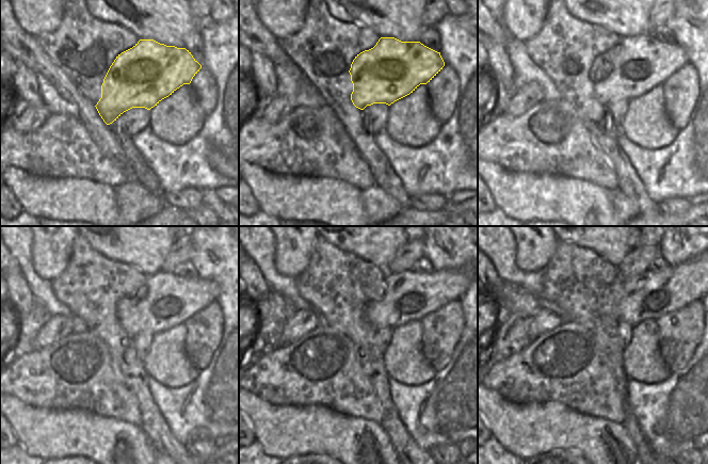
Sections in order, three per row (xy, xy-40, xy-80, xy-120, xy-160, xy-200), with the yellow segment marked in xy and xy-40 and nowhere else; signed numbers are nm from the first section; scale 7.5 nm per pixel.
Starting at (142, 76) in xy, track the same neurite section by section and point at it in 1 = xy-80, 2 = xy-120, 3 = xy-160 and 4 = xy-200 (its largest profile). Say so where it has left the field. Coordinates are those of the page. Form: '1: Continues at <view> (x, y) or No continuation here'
1: Continues at xy-80 (636, 65)
2: Continues at xy-120 (171, 300)
3: Continues at xy-160 (408, 296)
4: Continues at xy-200 (649, 296)

